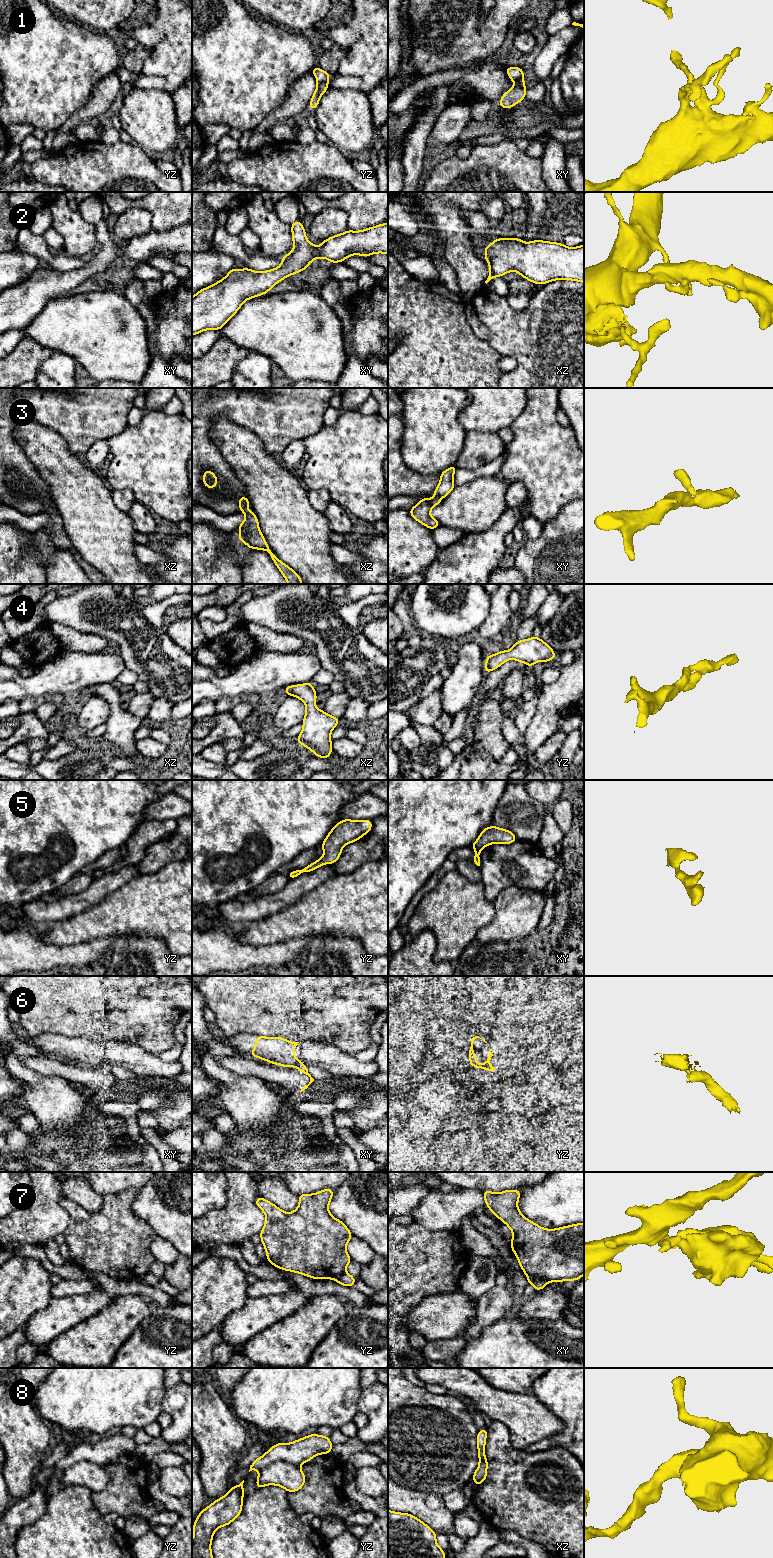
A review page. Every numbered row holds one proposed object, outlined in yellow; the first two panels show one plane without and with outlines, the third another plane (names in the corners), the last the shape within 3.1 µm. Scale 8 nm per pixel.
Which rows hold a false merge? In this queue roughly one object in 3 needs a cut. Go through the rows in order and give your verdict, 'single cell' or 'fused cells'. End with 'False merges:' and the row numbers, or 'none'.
1: single cell
2: single cell
3: fused cells
4: single cell
5: single cell
6: fused cells
7: fused cells
8: fused cells
False merges: 3, 6, 7, 8

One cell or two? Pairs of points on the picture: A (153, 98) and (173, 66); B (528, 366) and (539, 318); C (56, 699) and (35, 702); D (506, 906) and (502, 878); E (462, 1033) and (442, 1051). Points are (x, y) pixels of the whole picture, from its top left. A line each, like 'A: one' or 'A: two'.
A: two
B: one
C: one
D: two
E: one

